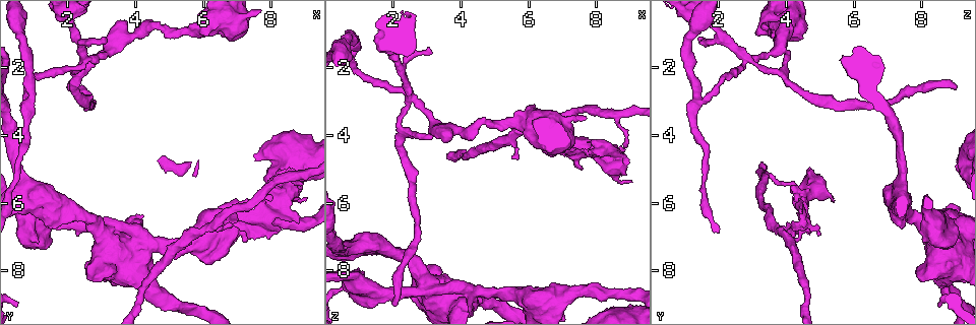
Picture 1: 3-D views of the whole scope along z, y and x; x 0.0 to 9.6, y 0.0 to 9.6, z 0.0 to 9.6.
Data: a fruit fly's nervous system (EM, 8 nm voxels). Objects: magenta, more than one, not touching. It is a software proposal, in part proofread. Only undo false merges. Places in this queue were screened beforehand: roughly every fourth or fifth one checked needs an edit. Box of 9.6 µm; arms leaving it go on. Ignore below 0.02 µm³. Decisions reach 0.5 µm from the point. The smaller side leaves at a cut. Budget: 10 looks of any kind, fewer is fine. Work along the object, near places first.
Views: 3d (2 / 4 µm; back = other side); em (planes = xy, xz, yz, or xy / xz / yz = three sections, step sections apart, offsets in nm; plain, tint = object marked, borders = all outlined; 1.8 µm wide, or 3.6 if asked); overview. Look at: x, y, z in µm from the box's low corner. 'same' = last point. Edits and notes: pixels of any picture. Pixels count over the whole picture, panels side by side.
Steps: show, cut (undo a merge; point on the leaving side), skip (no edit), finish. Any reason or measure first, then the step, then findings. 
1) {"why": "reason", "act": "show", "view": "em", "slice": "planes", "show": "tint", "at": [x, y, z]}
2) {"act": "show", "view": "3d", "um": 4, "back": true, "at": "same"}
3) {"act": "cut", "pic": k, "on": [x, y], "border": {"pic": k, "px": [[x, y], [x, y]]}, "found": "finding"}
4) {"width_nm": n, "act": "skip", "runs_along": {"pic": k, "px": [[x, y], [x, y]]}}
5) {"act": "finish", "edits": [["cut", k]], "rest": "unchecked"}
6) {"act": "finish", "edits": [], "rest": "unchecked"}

{"why": "sudden change in width", "act": "show", "view": "em", "um": 3.6, "slice": "planes", "show": "plain", "at": [4.05, 7.25, 8.80]}

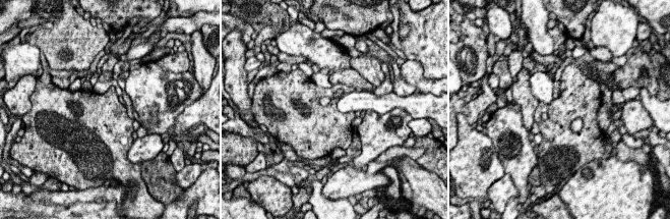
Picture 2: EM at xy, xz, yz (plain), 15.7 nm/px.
{"act": "show", "view": "em", "um": 3.6, "slice": "planes", "show": "tint", "at": "same"}

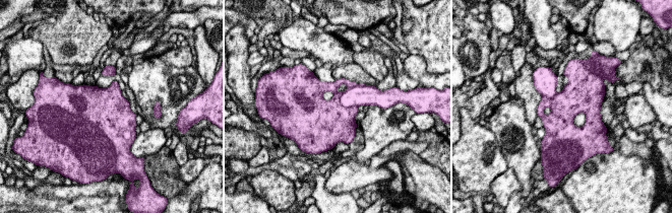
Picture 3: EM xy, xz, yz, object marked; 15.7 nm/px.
{"act": "cut", "pic": 3, "on": [355, 95], "border": {"pic": 3, "px": [[342, 92], [343, 105], [357, 107]]}, "found": "two neurons meet here"}

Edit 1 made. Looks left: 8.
{"why": "redraw", "act": "show", "view": "overview"}

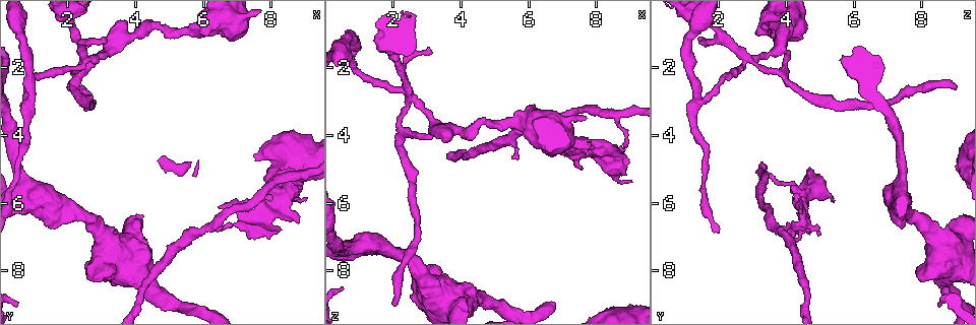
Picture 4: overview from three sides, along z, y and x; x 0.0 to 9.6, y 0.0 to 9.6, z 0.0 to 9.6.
{"act": "show", "view": "em", "slice": "yz", "step": 4, "show": "tint", "at": [0.80, 3.05, 1.40]}

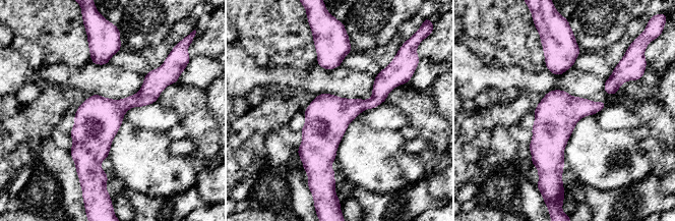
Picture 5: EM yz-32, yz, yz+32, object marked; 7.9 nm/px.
{"act": "skip", "runs_along": {"pic": 5, "px": [[385, 71], [379, 94], [326, 135], [328, 171]]}, "found": "continuous, no second neuron"}

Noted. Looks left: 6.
{"act": "show", "view": "em", "slice": "planes", "show": "tint", "at": [2.55, 1.80, 2.90]}

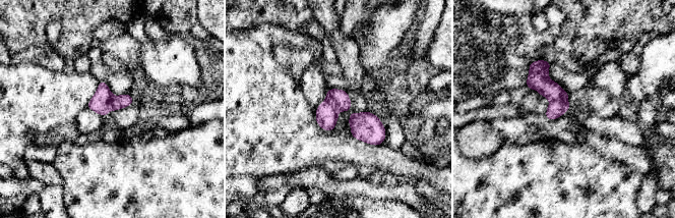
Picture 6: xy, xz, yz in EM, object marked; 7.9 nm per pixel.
{"act": "cut", "pic": 6, "on": [326, 115], "found": "two neurons meet here"}

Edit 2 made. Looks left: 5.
{"act": "finish", "edits": [["cut", 3], ["cut", 6]], "rest": "unchecked"}

